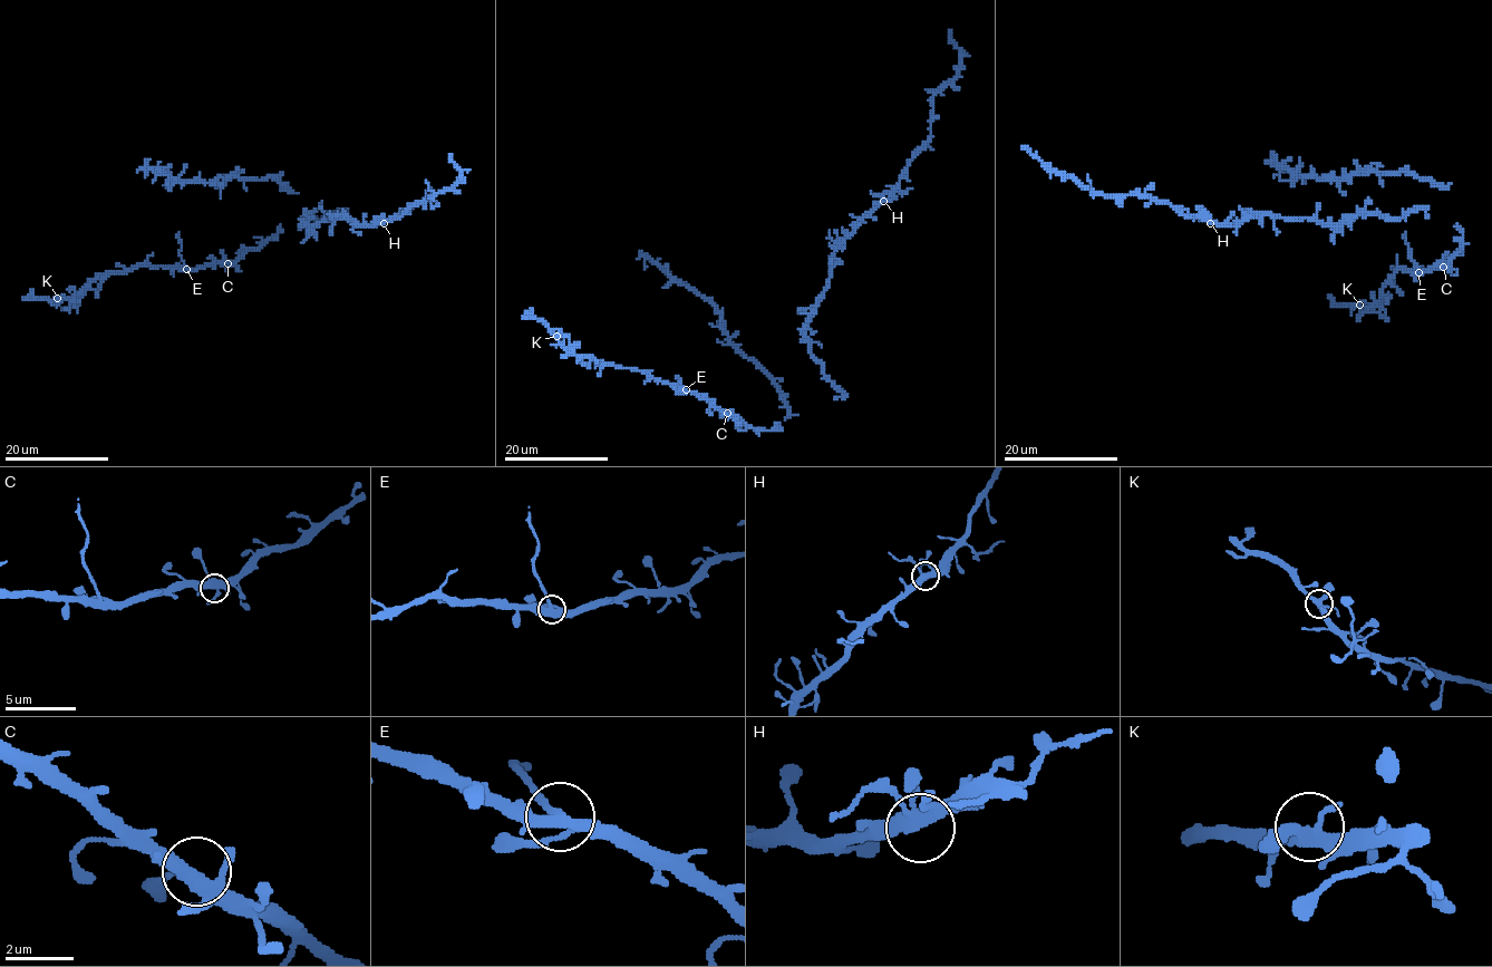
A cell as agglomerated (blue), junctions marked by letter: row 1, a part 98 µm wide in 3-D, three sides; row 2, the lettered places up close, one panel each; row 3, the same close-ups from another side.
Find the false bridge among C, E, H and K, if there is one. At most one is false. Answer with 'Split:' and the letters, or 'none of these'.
Split: E

